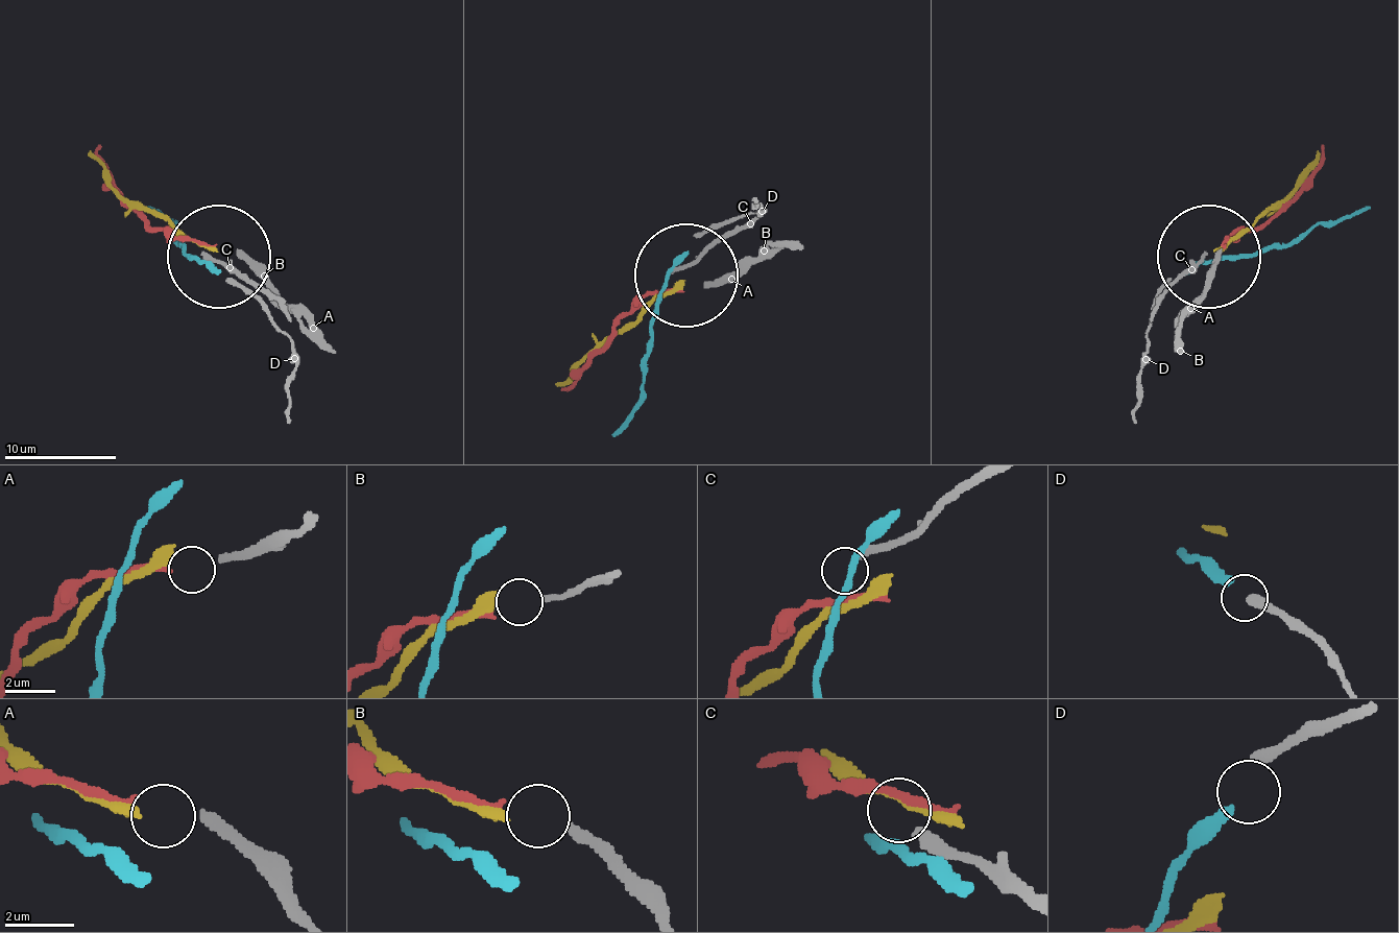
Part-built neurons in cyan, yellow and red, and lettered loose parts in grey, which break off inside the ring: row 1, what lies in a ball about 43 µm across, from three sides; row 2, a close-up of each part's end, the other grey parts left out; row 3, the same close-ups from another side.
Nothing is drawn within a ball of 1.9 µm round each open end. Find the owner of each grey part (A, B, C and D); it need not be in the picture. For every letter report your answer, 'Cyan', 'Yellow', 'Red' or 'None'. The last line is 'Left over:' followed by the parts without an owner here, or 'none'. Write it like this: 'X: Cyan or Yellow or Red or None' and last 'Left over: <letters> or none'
A: Red
B: Yellow
C: None
D: Cyan
Left over: C

